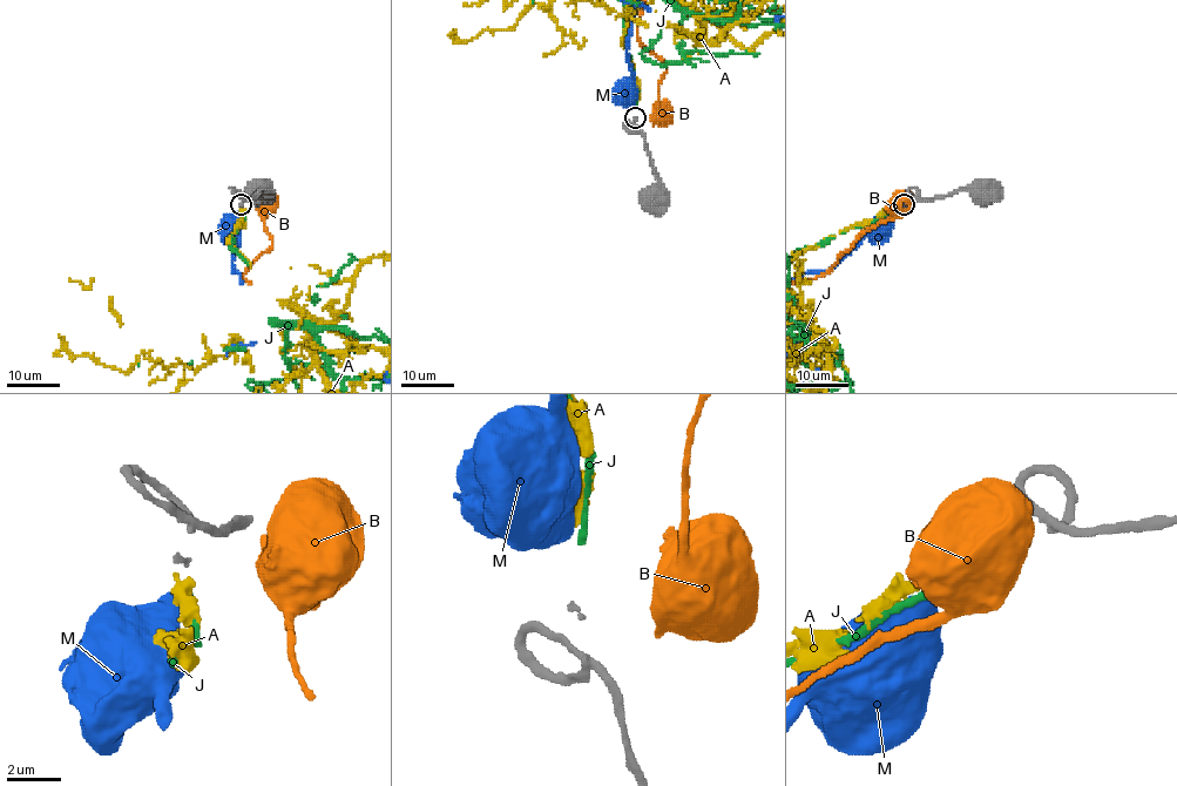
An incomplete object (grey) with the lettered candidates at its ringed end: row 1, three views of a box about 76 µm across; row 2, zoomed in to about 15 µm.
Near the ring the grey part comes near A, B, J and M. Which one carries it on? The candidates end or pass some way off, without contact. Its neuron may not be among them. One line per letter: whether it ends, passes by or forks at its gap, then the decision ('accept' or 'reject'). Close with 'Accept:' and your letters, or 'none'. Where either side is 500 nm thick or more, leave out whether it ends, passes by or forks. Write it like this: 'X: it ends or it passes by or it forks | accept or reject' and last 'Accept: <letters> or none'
A: it ends | reject
B: reject
J: it ends | accept
M: reject
Accept: J

